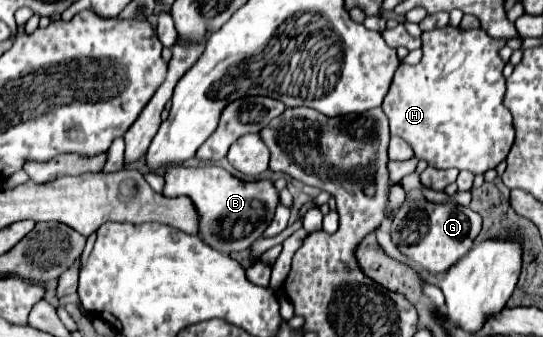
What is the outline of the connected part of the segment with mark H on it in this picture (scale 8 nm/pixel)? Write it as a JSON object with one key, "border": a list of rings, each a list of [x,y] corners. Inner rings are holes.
{"border":[[[447,25],[443,29],[425,31],[421,41],[423,59],[417,65],[399,65],[381,105],[391,121],[391,135],[405,139],[413,147],[415,157],[425,159],[435,169],[455,167],[473,171],[473,175],[483,175],[487,169],[495,169],[513,145],[513,117],[503,105],[505,77],[501,71],[505,63],[499,57],[499,49],[507,45],[507,39],[493,39],[481,29]]]}

